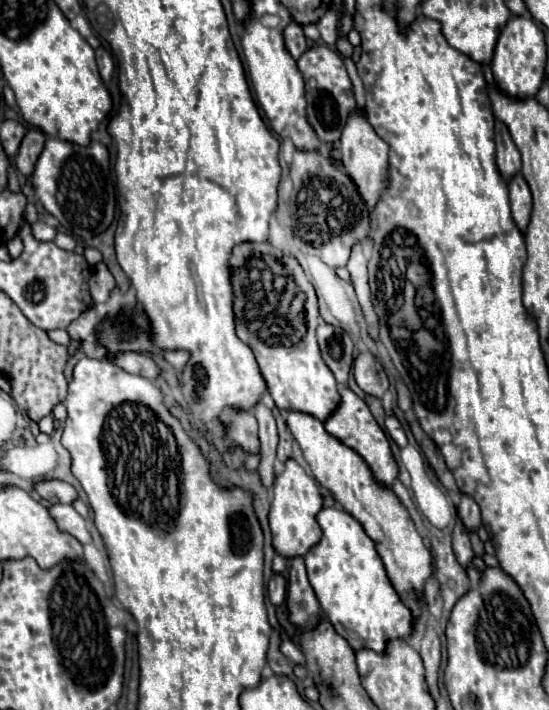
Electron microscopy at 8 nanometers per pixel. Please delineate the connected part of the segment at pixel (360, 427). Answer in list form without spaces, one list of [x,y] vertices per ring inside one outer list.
[[[348,387],[340,389],[340,405],[338,409],[328,417],[328,421],[324,423],[326,431],[336,437],[340,443],[344,443],[346,447],[354,449],[364,461],[366,465],[370,467],[374,479],[384,485],[384,487],[392,487],[392,483],[398,479],[398,465],[390,453],[390,445],[388,445],[388,439],[386,439],[386,433],[380,429],[380,425],[376,423],[376,419],[372,417],[368,405]]]

